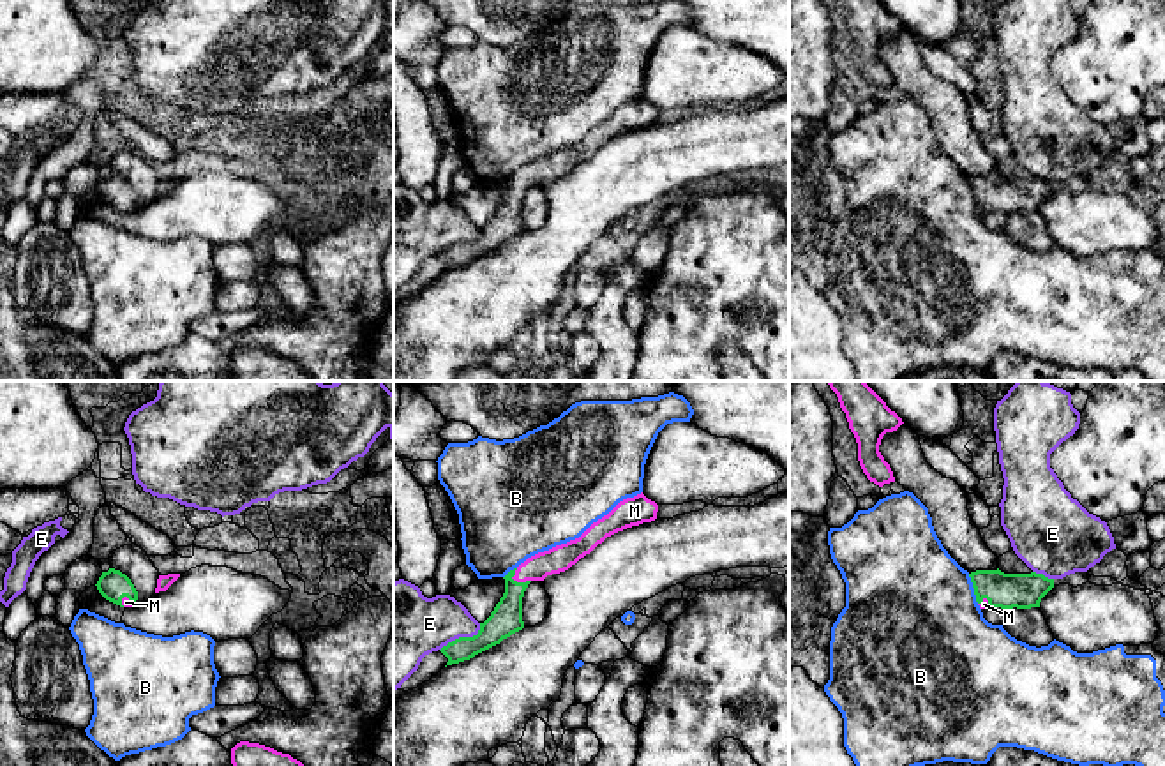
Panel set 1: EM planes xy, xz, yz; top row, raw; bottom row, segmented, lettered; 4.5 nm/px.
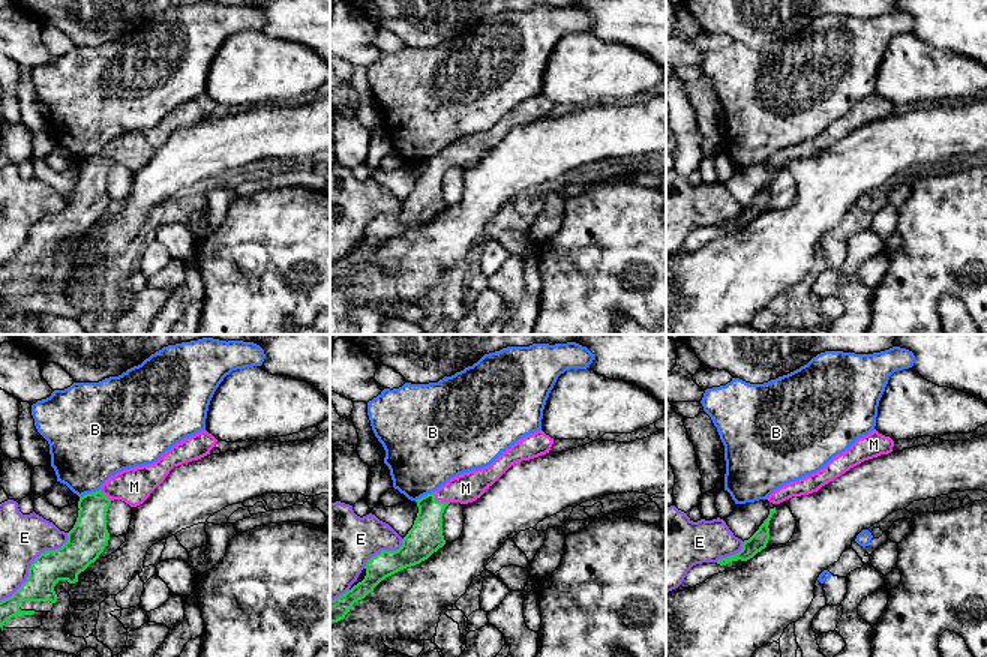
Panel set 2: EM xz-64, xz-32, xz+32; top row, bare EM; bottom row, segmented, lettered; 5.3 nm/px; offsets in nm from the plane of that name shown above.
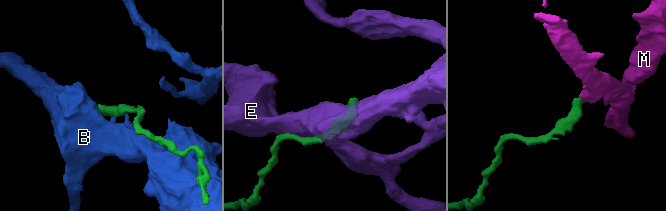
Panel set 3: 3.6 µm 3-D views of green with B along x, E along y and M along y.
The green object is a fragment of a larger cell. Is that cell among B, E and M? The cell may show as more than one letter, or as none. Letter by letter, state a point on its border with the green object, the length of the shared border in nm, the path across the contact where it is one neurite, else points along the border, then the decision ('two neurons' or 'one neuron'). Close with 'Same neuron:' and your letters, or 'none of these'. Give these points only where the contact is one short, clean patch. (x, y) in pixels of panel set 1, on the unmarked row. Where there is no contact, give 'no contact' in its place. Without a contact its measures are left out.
B: meets green in yz at (973, 191); contact 140 nm long; border along yz (968, 179), (978, 207); two neurons
E: meets green in xz at (463, 242); contact 220 nm long; two neurons
M: meets green in xz at (521, 187); contact 100 nm long; runs through xz (507, 223), (514, 195), (521, 187), (537, 172), (560, 163); one neuron
Same neuron: M

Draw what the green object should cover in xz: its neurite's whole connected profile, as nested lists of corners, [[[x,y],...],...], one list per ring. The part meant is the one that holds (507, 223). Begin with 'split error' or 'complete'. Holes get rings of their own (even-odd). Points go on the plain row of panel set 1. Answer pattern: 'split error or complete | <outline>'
split error | [[[643,97],[627,102],[607,120],[593,127],[579,143],[538,157],[510,175],[503,182],[505,198],[491,221],[480,228],[478,238],[459,242],[440,254],[448,263],[447,270],[470,265],[522,235],[522,201],[531,185],[544,185],[547,180],[568,175],[607,141],[643,127],[651,127],[657,124],[657,116],[658,109]]]

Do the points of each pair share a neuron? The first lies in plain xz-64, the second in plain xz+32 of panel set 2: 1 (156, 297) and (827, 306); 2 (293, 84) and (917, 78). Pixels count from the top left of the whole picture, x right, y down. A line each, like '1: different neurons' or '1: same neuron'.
1: same neuron
2: same neuron

